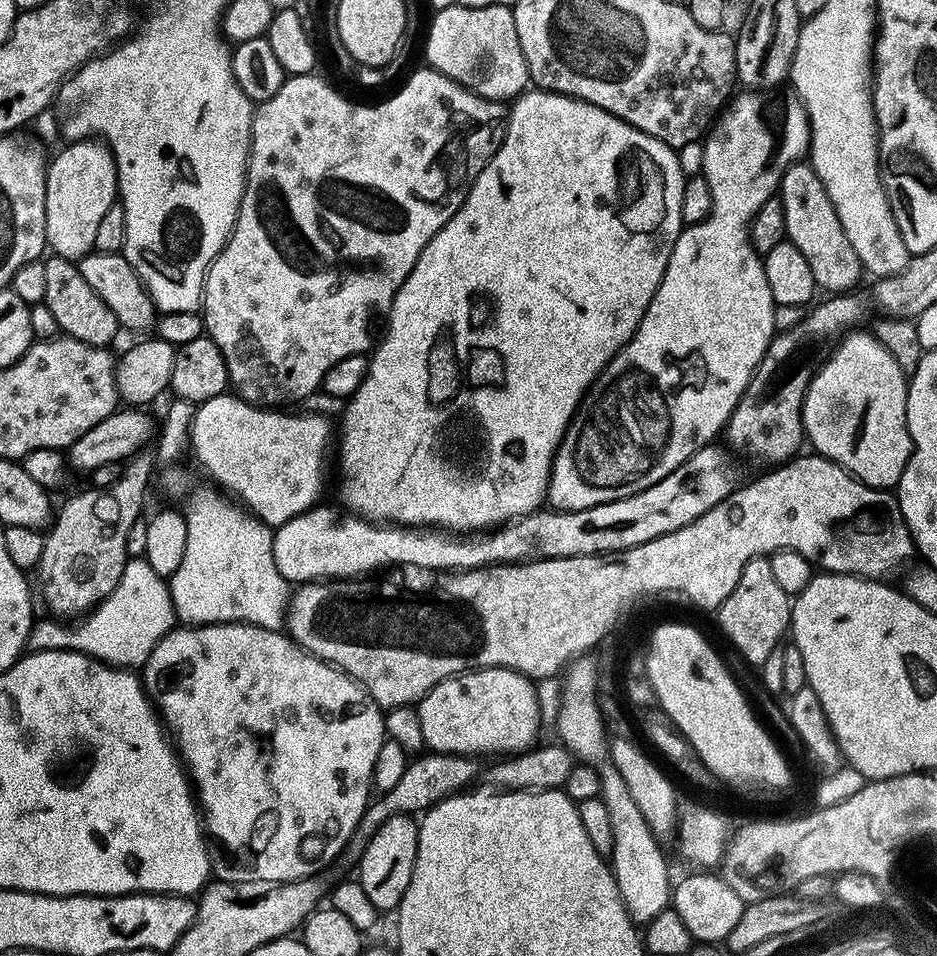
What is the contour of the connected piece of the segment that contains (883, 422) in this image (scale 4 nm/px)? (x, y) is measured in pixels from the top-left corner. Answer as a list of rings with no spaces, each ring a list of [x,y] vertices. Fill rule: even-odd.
[[[852,330],[843,337],[844,341],[836,348],[836,353],[821,366],[820,369],[811,373],[808,381],[807,389],[802,397],[803,407],[808,407],[808,432],[806,428],[806,440],[813,444],[815,451],[819,455],[824,456],[827,460],[832,460],[836,464],[840,464],[848,472],[852,473],[857,480],[864,484],[870,485],[872,488],[882,488],[892,490],[899,485],[904,468],[908,464],[908,459],[912,456],[912,439],[908,433],[908,423],[906,422],[906,402],[908,401],[908,380],[906,373],[898,366],[896,359],[890,354],[890,350],[886,350],[886,346],[882,346],[882,342],[876,340],[875,335],[871,331],[860,332],[861,330]]]

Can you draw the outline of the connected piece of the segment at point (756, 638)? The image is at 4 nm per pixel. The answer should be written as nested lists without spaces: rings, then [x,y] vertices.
[[[755,556],[748,561],[738,578],[738,586],[722,602],[718,609],[720,628],[728,635],[728,640],[749,660],[753,666],[759,666],[770,658],[770,650],[781,647],[792,619],[792,600],[790,593],[782,590],[774,582],[774,570],[770,570],[768,556]]]

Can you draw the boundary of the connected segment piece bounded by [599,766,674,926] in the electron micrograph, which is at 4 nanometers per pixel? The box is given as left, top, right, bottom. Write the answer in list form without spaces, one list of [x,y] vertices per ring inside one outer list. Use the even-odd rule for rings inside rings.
[[[611,766],[601,767],[600,795],[606,811],[610,814],[610,830],[614,830],[614,846],[610,857],[612,877],[616,879],[618,894],[626,906],[628,915],[637,925],[650,923],[663,908],[669,907],[672,899],[673,881],[668,881],[668,860],[660,849],[661,841],[652,833],[642,810],[634,803],[622,774]]]

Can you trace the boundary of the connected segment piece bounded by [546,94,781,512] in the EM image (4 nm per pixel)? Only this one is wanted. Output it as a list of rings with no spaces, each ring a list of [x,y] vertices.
[[[736,94],[731,97],[730,103],[719,113],[718,119],[711,125],[710,131],[702,140],[702,145],[704,144],[704,173],[702,176],[709,184],[712,199],[710,214],[699,224],[689,224],[681,231],[678,242],[674,242],[674,250],[670,254],[670,262],[666,266],[662,282],[658,286],[646,314],[640,319],[640,325],[632,333],[627,344],[617,352],[616,357],[592,381],[588,391],[580,399],[580,404],[560,440],[560,446],[552,458],[552,471],[548,473],[546,500],[553,509],[561,512],[577,512],[586,510],[590,506],[602,506],[606,502],[630,498],[634,494],[644,492],[650,486],[662,482],[662,478],[666,478],[674,470],[678,470],[678,466],[687,462],[699,448],[709,447],[715,441],[712,439],[719,432],[721,435],[725,431],[728,419],[731,418],[733,410],[738,406],[740,397],[744,395],[746,386],[756,372],[756,367],[764,359],[768,343],[772,341],[772,337],[777,331],[775,326],[777,303],[772,298],[772,291],[764,273],[765,261],[761,259],[749,241],[749,229],[759,208],[779,189],[781,173],[779,171],[768,172],[768,167],[772,164],[772,151],[776,148],[776,140],[772,137],[767,122],[760,117],[760,111],[764,108],[763,102],[759,100],[761,97],[756,94],[744,95],[748,96]]]

